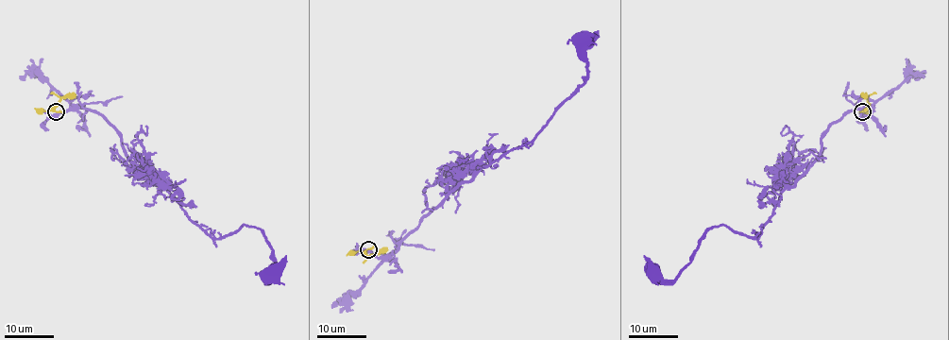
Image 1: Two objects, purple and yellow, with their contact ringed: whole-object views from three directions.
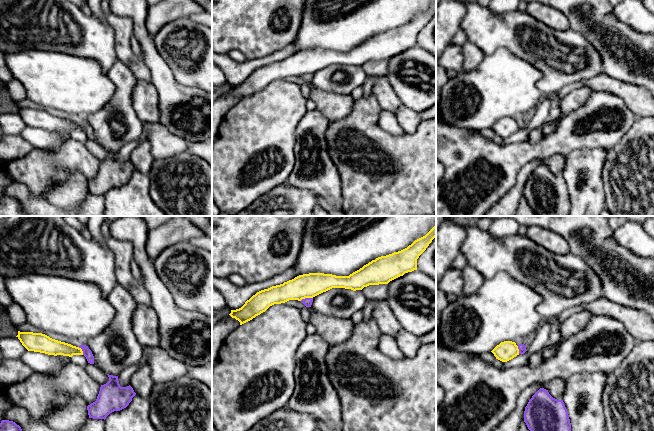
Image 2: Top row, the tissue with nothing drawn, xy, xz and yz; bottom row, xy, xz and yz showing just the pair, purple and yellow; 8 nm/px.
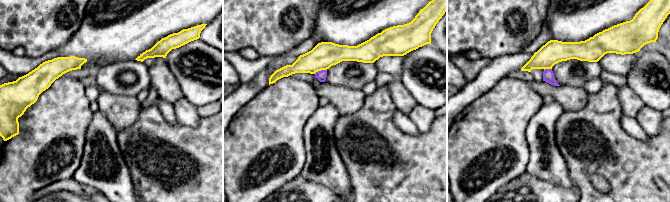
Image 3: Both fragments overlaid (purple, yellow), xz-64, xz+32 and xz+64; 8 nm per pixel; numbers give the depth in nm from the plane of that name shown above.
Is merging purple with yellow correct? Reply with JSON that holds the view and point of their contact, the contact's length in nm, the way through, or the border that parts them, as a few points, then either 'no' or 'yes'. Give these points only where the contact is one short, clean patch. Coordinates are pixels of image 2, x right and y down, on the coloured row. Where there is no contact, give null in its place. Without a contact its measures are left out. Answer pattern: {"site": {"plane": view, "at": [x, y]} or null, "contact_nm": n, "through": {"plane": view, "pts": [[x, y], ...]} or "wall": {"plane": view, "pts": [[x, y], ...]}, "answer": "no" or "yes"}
{"site": {"plane": "xz", "at": [306, 298]}, "contact_nm": 110, "wall": {"plane": "xz", "pts": [[312, 297], [300, 300]]}, "answer": "no"}

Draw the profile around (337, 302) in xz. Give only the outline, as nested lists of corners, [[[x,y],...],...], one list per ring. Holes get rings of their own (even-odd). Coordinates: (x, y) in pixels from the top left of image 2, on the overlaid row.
[[[332,288],[313,297],[310,309],[324,316],[351,319],[354,313],[364,308],[366,302],[361,290]]]

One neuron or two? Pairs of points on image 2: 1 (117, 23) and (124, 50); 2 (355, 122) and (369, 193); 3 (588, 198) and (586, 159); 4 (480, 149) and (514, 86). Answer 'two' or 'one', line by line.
1: one
2: one
3: one
4: two

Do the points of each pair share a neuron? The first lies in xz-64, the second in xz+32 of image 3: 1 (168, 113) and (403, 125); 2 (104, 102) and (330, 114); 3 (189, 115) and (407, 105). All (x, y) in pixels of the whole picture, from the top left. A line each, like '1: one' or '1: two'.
1: one
2: two
3: two

